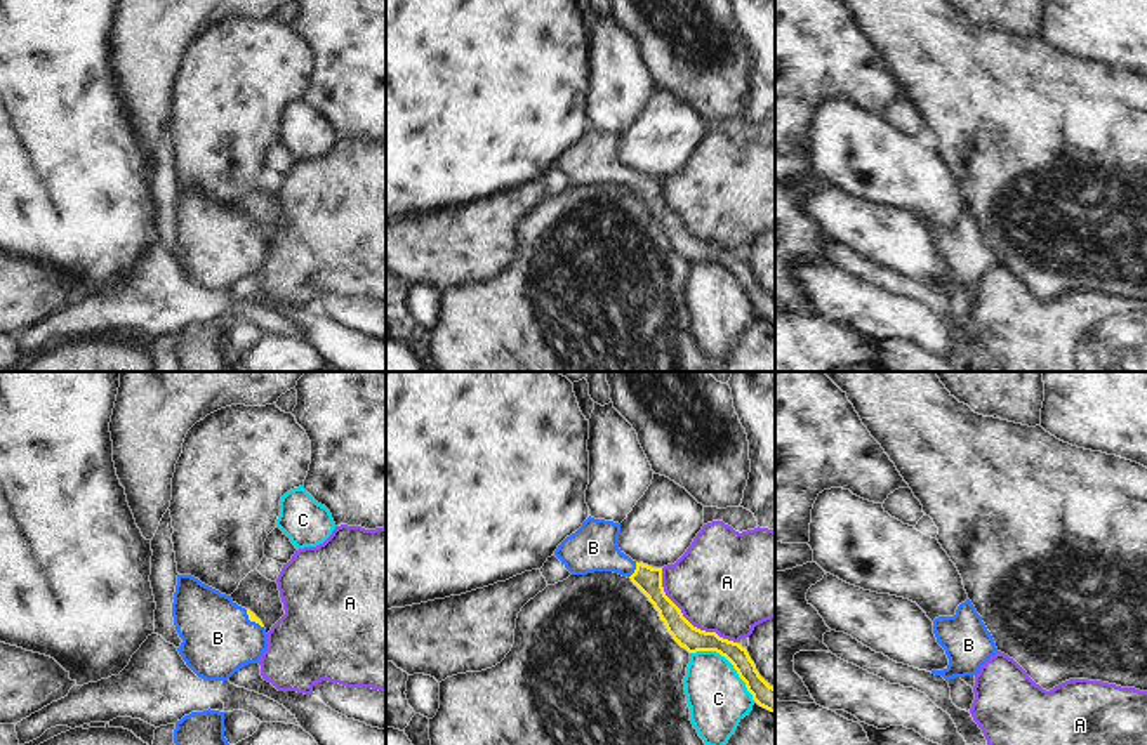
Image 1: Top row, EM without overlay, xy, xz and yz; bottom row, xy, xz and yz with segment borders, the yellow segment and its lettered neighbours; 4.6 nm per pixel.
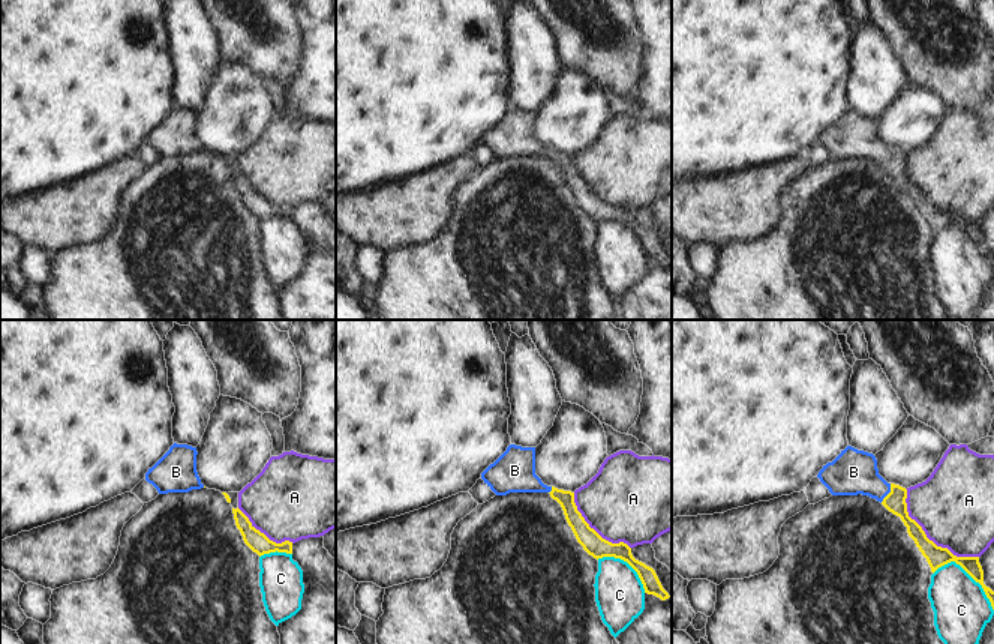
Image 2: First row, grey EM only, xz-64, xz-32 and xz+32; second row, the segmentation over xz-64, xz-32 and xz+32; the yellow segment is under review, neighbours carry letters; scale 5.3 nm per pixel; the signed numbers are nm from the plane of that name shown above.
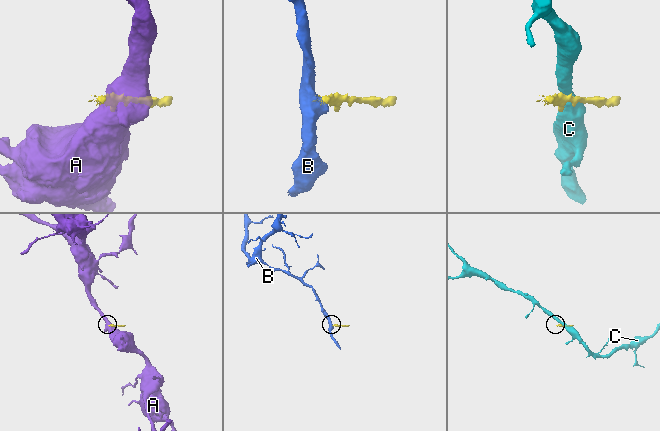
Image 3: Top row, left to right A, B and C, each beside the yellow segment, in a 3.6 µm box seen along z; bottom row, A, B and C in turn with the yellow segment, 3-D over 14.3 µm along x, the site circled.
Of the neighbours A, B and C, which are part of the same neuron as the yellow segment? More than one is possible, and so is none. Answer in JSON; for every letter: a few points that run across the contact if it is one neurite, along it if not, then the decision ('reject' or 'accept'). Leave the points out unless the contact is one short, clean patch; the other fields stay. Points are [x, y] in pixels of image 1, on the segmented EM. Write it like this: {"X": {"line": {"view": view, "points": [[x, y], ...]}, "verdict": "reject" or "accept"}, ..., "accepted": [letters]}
{"A": {"verdict": "reject"}, "B": {"line": {"view": "xz", "points": [[649, 580], [635, 570], [593, 547]]}, "verdict": "accept"}, "C": {"verdict": "reject"}, "accepted": ["B"]}

